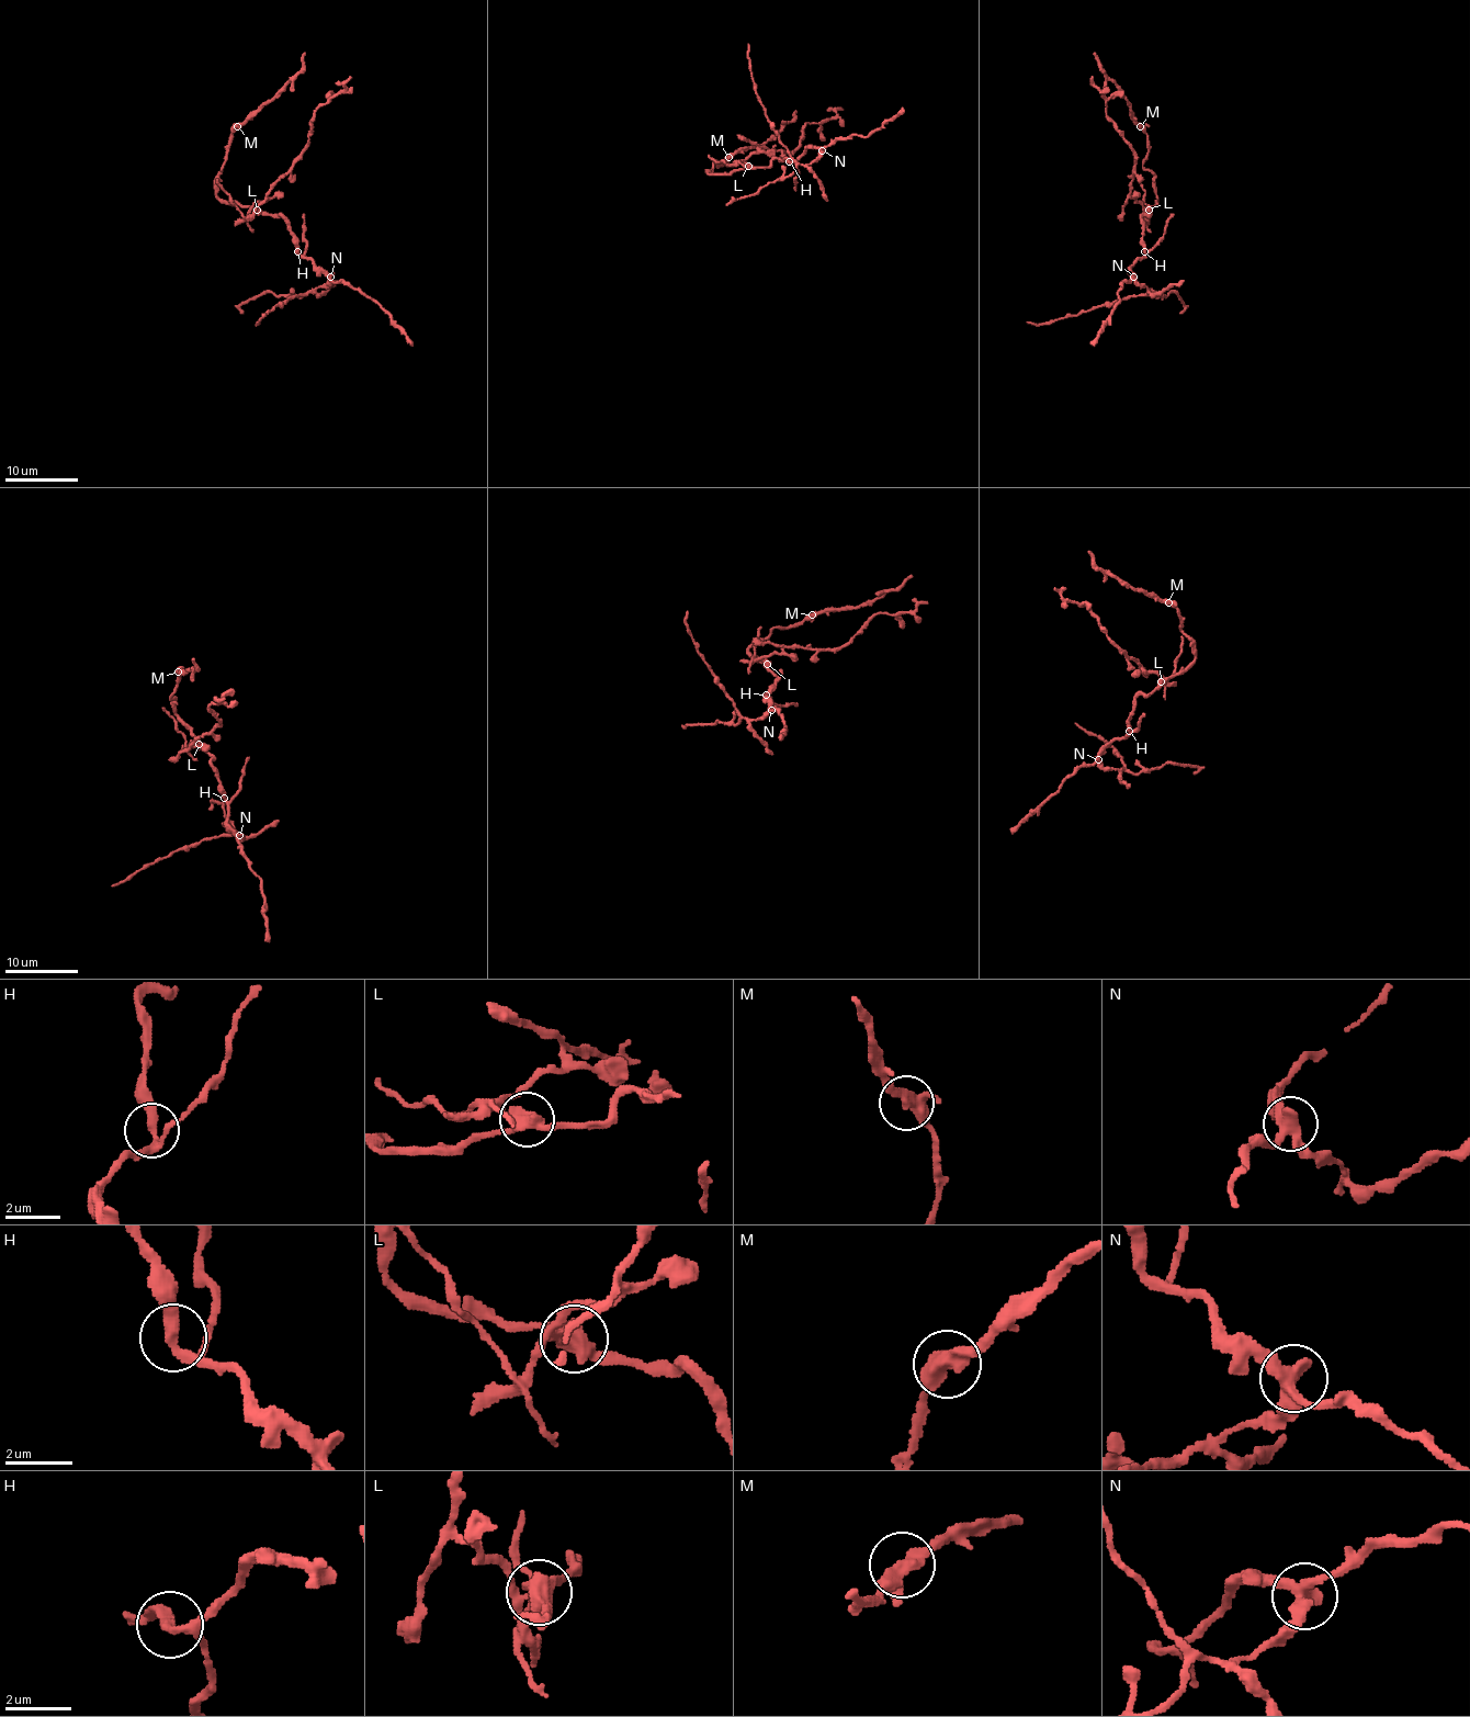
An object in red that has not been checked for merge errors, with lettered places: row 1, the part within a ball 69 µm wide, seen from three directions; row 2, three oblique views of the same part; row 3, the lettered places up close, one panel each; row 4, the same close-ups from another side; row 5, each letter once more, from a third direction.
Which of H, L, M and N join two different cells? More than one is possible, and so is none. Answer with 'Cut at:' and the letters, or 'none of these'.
Cut at: L, N

